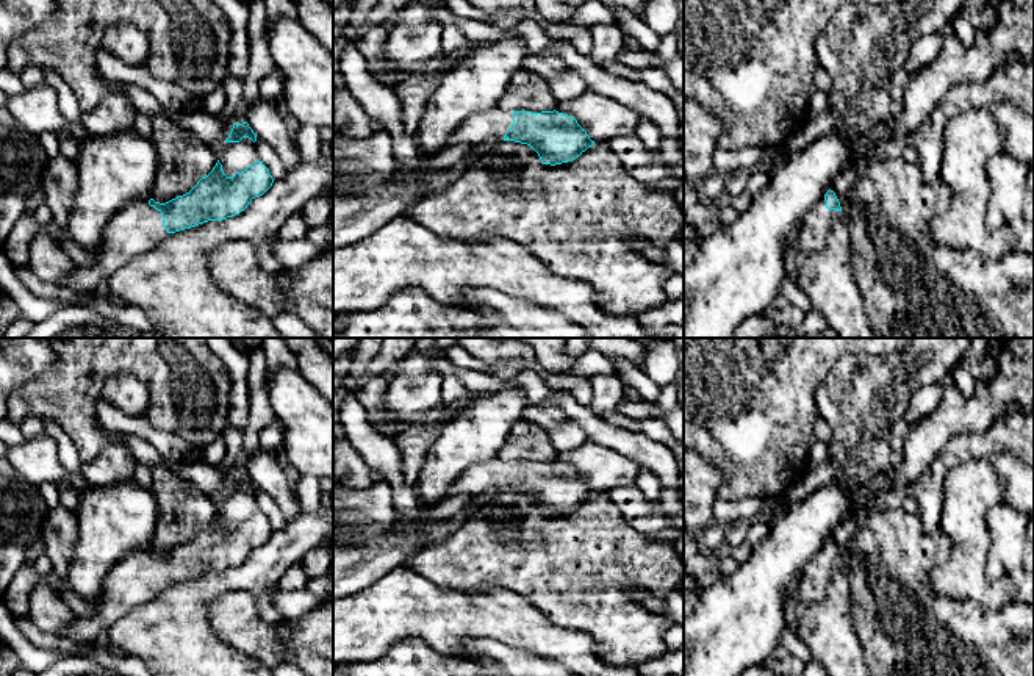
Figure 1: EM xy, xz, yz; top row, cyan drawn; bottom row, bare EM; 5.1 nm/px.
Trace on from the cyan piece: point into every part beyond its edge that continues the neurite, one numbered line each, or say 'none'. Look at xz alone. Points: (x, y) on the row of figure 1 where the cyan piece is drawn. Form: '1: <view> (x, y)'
1: xz (493, 124)

